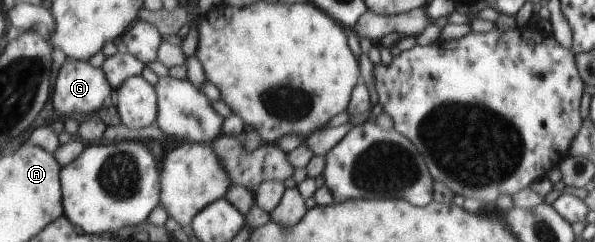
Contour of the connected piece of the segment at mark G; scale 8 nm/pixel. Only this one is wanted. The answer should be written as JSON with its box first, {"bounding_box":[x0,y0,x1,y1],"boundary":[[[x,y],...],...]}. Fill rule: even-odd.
{"bounding_box":[50,60,110,119],"boundary":[[[82,60],[64,61],[56,75],[50,101],[52,110],[59,119],[70,115],[75,118],[85,118],[88,117],[88,113],[98,111],[108,95],[110,95],[110,85],[102,69],[94,69],[88,62]]]}

